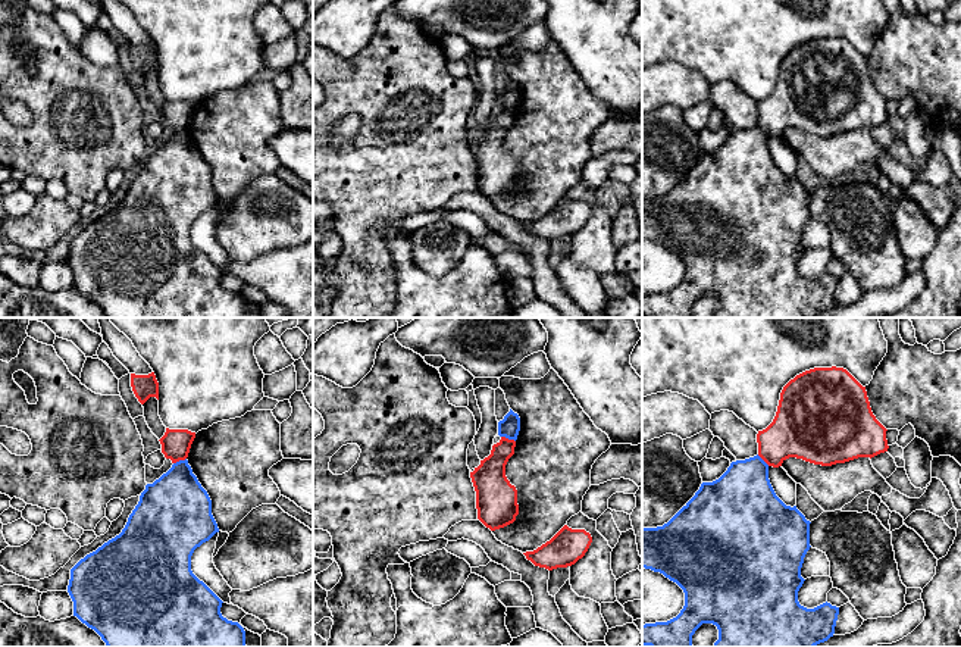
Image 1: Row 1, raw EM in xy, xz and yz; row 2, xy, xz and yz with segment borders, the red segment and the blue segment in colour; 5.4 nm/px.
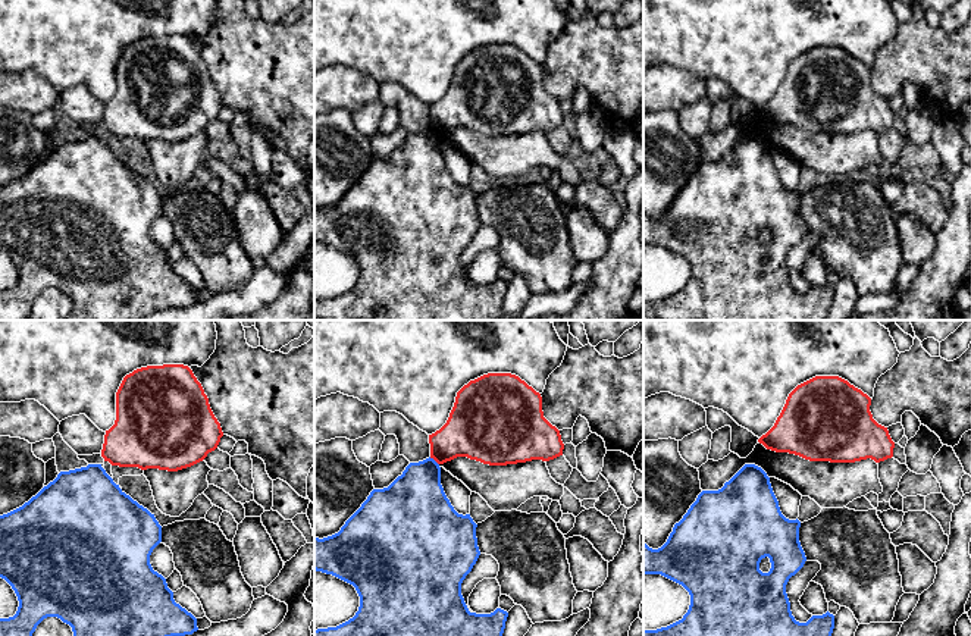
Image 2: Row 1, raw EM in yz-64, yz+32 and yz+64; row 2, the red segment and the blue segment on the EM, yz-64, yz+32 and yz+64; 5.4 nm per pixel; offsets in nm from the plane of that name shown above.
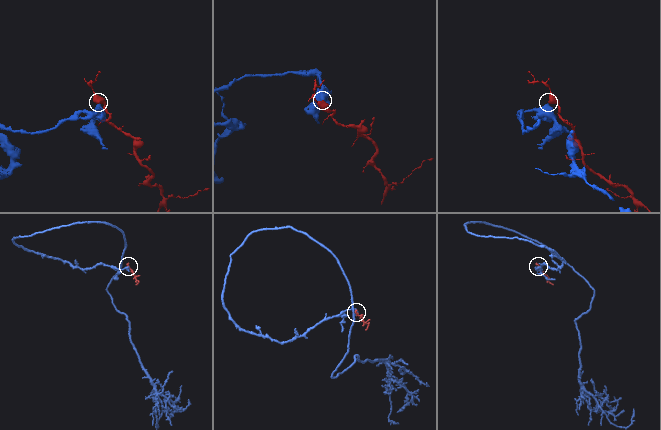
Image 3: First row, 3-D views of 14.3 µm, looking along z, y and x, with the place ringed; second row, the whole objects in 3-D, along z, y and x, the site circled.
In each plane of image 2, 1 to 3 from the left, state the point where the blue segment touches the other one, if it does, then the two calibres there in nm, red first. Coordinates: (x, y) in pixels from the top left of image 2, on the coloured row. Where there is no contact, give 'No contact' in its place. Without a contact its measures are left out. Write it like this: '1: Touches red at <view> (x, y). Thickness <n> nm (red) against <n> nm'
1: No contact
2: Touches red at yz+32 (434, 459). Thickness 280 nm (red) against 320 nm
3: No contact

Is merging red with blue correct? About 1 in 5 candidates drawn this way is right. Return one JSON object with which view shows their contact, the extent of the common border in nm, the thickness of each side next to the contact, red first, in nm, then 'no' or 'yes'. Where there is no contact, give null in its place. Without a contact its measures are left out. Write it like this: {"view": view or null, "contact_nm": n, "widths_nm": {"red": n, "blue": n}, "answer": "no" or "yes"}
{"view": "xz", "contact_nm": 90, "widths_nm": {"red": 180, "blue": 110}, "answer": "no"}

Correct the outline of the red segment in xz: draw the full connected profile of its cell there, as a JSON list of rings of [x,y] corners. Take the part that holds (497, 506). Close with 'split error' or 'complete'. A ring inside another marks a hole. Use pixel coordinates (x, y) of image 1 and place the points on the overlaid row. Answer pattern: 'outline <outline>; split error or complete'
outline [[[501,437],[491,454],[470,472],[476,491],[478,519],[491,531],[504,528],[519,515],[517,490],[505,476],[505,465],[514,454],[516,441]]]; complete

